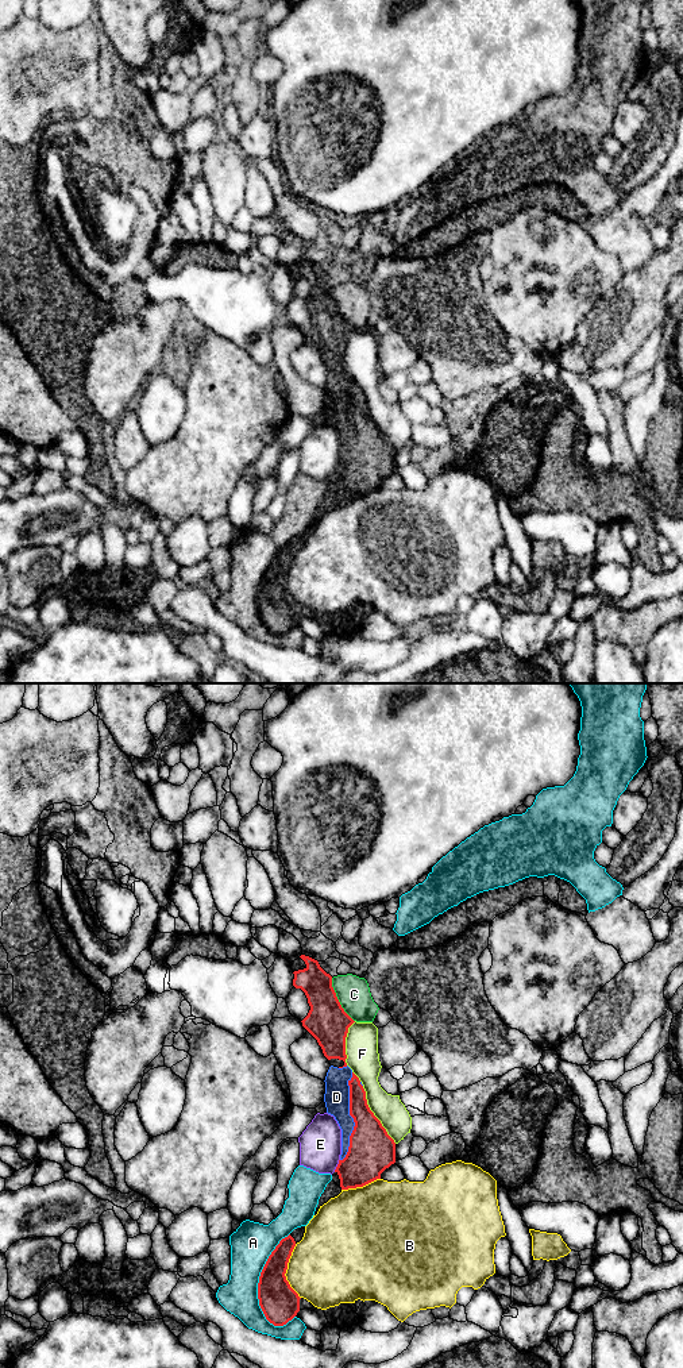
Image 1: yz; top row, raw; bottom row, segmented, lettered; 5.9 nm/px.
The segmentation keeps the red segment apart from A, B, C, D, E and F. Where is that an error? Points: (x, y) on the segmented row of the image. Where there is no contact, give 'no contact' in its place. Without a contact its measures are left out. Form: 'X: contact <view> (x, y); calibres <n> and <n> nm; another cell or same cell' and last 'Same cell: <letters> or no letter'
A: contact yz (259, 1279); calibres 220 and 240 nm; another cell
B: contact yz (285, 1271); calibres 220 and 460 nm; another cell
C: contact yz (338, 1000); calibres 240 and 190 nm; another cell
D: contact yz (351, 1116); calibres 280 and 150 nm; same cell
E: contact yz (338, 1166); calibres 280 and 260 nm; another cell
F: contact yz (373, 1114); calibres 280 and 170 nm; another cell
Same cell: D

